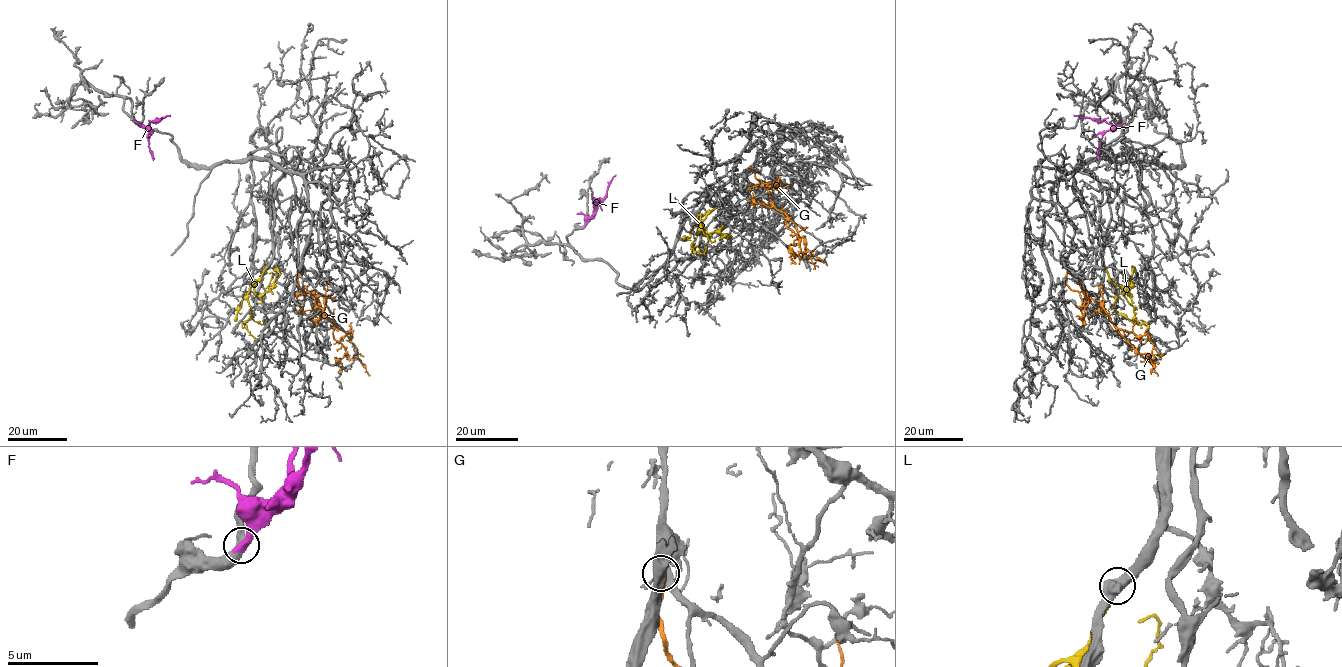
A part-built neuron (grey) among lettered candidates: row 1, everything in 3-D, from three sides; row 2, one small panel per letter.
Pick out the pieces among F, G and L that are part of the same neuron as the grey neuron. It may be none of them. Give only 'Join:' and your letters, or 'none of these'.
Join: F, L

